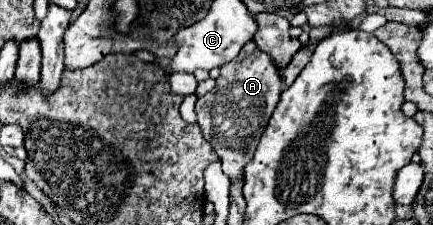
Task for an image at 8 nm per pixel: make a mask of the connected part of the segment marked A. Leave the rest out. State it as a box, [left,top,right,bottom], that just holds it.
[196,42,284,180]

